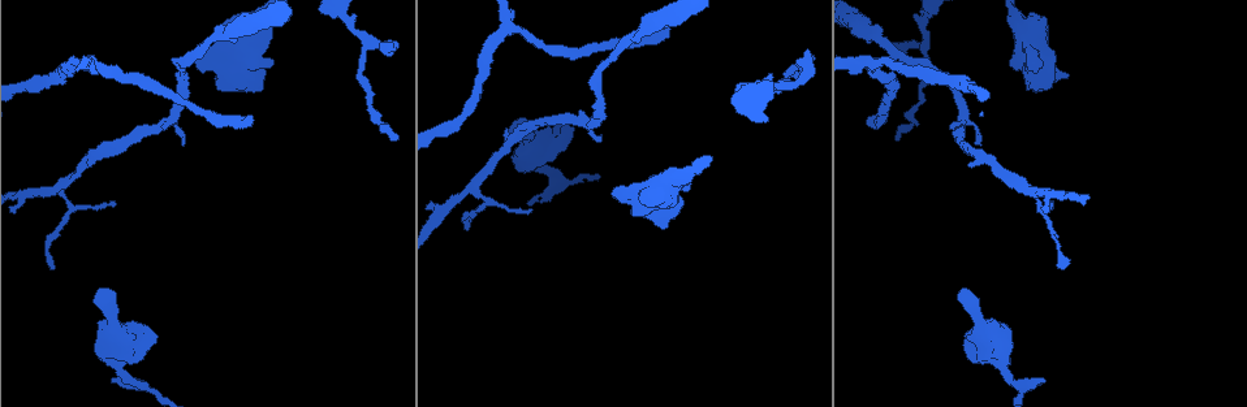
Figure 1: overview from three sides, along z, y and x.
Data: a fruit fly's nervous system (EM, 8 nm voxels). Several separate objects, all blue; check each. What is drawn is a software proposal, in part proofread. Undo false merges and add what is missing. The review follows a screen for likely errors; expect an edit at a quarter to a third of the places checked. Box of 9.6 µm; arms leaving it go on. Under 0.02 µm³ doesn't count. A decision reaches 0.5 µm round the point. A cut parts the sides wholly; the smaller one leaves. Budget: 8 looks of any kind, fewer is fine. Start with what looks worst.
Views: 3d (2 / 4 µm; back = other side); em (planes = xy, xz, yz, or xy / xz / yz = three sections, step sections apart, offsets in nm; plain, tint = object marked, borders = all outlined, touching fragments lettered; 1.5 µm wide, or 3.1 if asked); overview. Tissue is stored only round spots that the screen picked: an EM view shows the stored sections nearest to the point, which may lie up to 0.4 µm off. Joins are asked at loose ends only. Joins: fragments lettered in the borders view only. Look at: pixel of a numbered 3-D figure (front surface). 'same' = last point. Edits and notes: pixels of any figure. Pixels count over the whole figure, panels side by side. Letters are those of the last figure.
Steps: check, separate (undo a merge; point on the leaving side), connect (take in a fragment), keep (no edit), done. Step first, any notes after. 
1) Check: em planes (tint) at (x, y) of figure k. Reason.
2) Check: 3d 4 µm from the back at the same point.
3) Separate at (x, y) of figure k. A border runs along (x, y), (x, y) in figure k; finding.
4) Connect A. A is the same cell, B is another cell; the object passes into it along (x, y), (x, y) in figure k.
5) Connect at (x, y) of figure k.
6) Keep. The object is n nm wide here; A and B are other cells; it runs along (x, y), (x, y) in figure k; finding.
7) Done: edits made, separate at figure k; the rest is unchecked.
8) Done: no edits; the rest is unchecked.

Check: em xy step 8 (borders) at (808, 51) of figure 1. An open end.

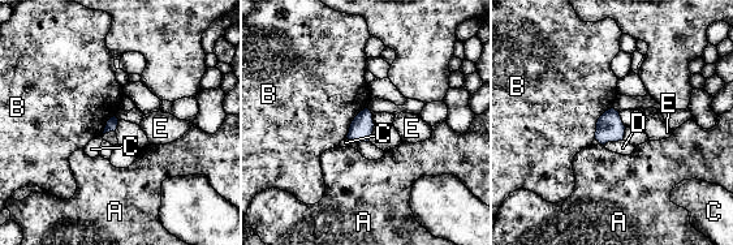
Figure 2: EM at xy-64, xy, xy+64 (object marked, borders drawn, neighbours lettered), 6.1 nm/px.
Keep. A, B, C, D and E are other cells; a border runs along (115, 130), (103, 134) in figure 2; none of them fits.

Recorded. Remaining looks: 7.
Check: 3d 4 µm at (527, 203) of figure 1. Free end.

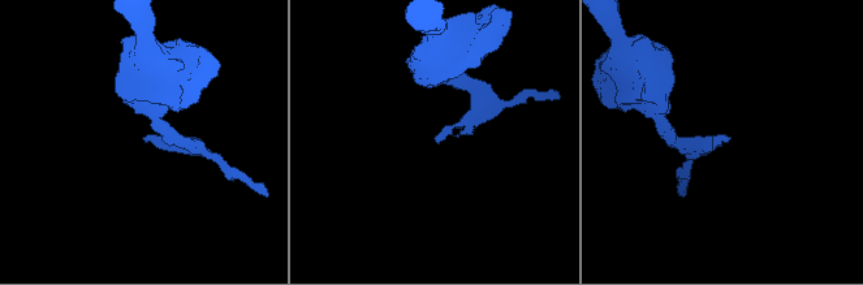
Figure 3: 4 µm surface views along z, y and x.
Check: em xz step 8 (tint) at (728, 141) of figure 3. Need the tissue.

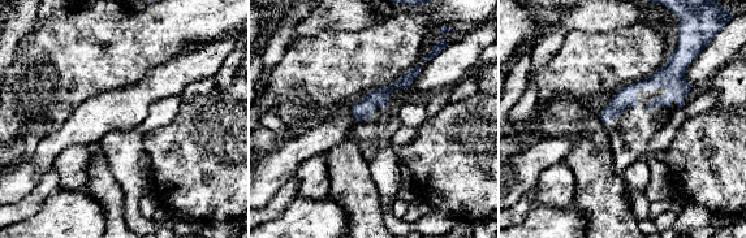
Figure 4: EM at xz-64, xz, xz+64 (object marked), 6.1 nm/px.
Check: em planes (borders) at the same point. Cut it another way.

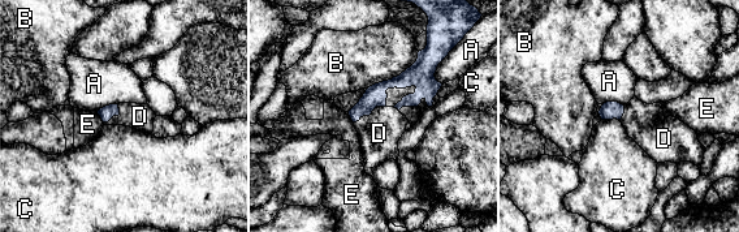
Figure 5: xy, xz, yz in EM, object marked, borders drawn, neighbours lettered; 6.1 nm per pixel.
Connect at (379, 133) of figure 5. D is the same cell, A, B, C and E are other cells; the object passes into it along (375, 95), (370, 114), (379, 133) in figure 5; the neuron continues.

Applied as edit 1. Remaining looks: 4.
Check: 3d 2 µm at (614, 193) of figure 1. Free end.

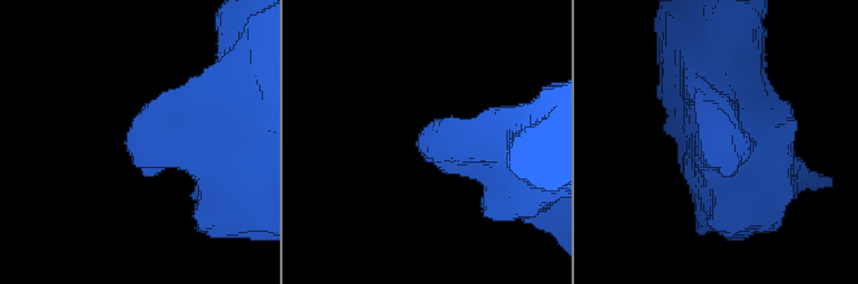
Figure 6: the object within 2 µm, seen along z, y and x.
Check: em planes (borders) at (422, 137) of figure 6.

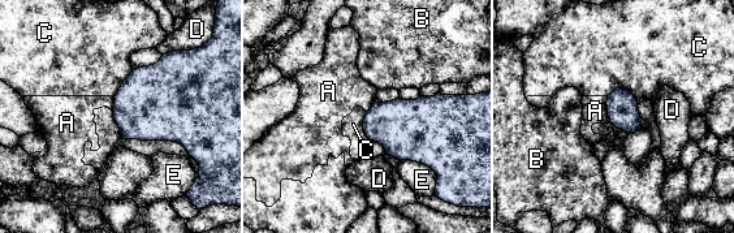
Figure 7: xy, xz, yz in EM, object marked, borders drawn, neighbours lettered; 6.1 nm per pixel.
Keep. A, B, C, D and E are other cells; a border runs along (607, 96), (607, 116), (611, 123) in figure 7; no lettered fragment goes on from it.

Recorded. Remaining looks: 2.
Done: edits made, connect at figure 5; the rest is unchecked.

